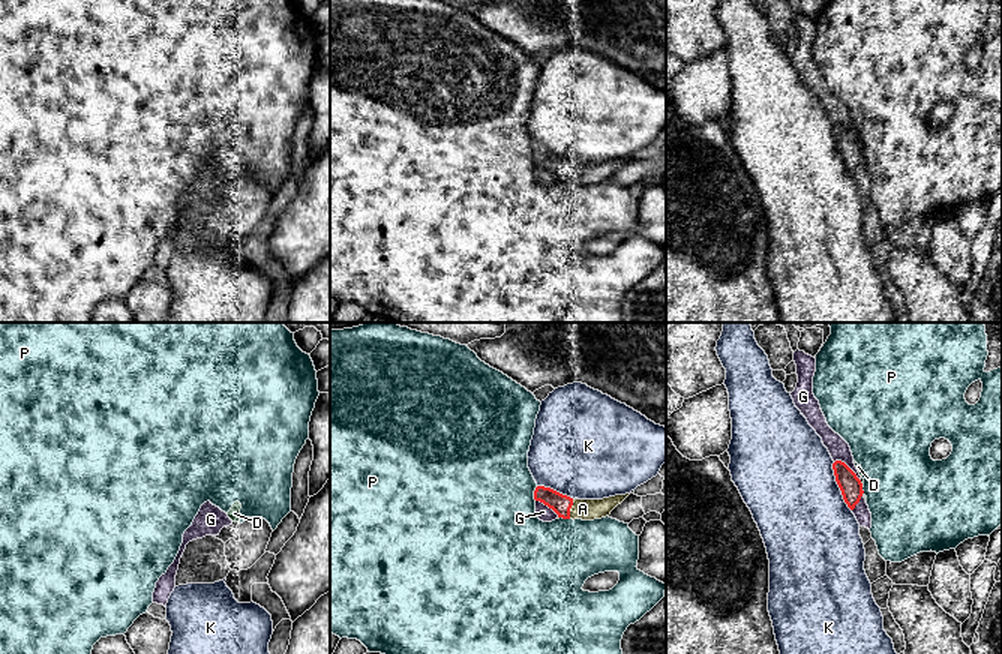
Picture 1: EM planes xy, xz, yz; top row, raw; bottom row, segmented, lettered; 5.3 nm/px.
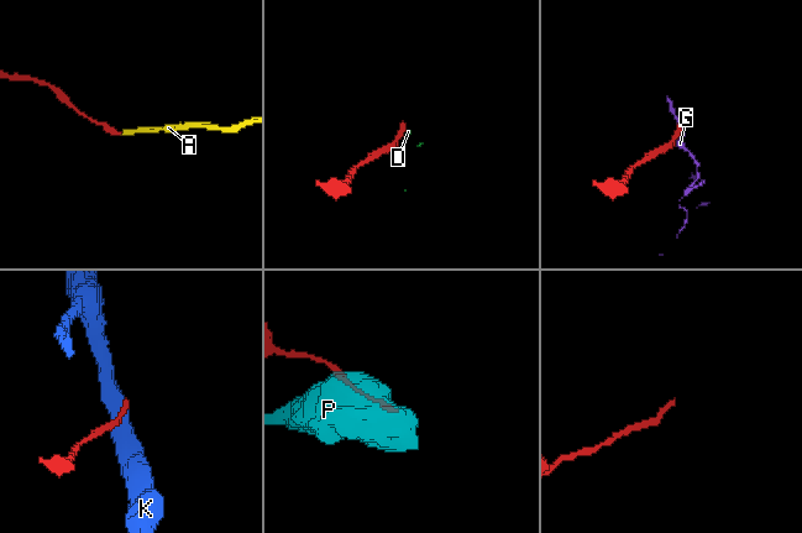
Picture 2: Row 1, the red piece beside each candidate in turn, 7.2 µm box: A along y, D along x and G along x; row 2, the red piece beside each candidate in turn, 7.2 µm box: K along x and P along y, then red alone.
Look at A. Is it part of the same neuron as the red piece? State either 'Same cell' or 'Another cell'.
Same cell

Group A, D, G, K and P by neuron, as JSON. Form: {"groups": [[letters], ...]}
{"groups": [["A"], ["D", "P"], ["G"], ["K"]]}

